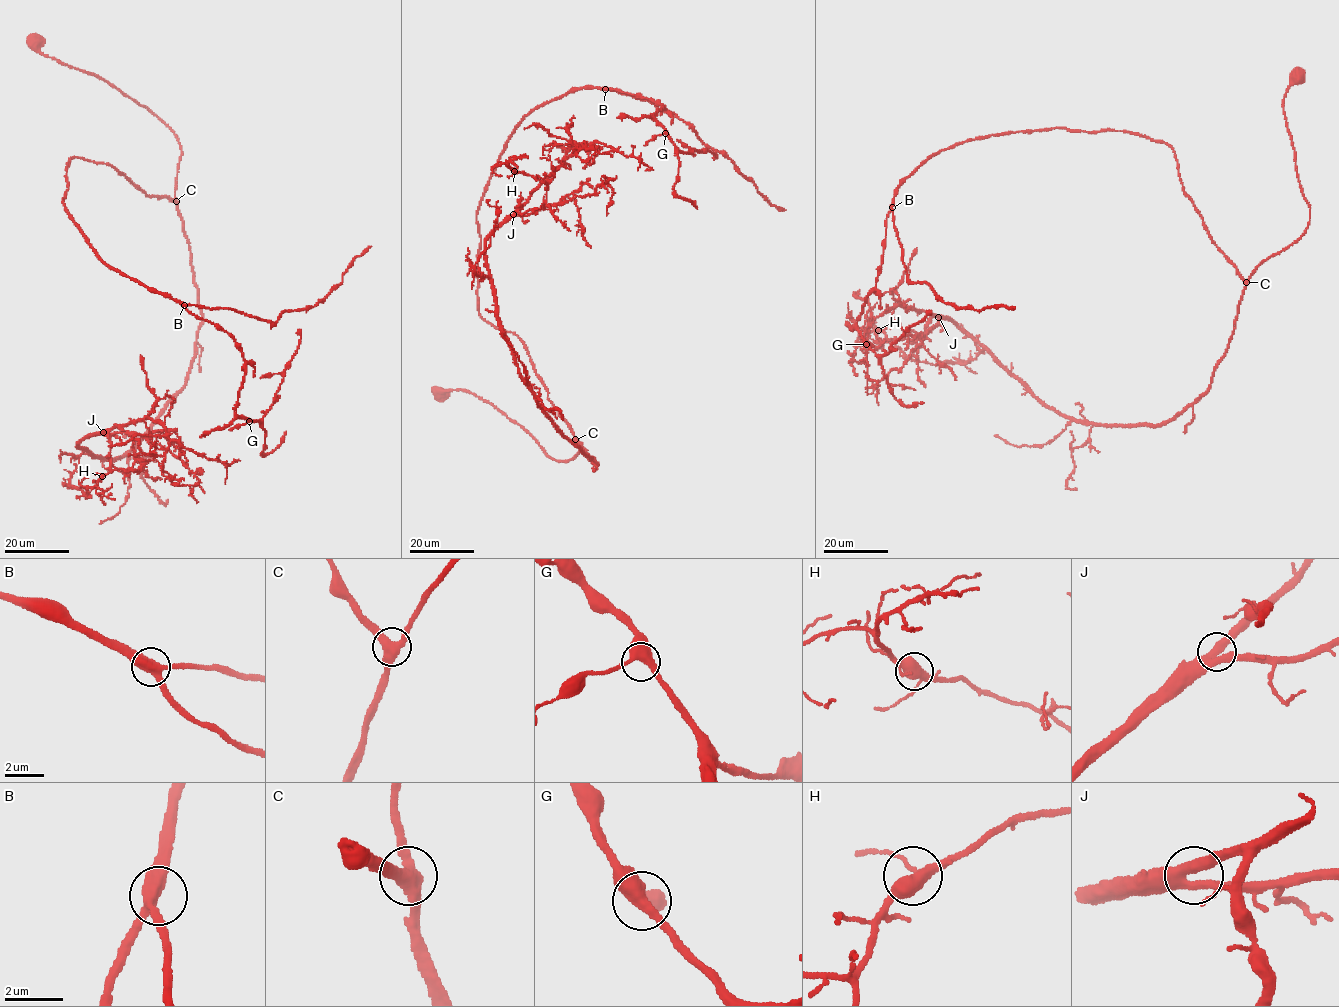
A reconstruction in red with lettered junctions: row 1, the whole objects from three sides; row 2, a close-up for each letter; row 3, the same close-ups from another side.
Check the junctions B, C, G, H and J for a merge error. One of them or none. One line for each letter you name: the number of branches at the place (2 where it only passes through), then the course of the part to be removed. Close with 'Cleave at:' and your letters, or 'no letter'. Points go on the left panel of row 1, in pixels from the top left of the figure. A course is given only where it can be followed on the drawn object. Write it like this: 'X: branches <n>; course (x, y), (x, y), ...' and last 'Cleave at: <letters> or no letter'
Cleave at: no letter

